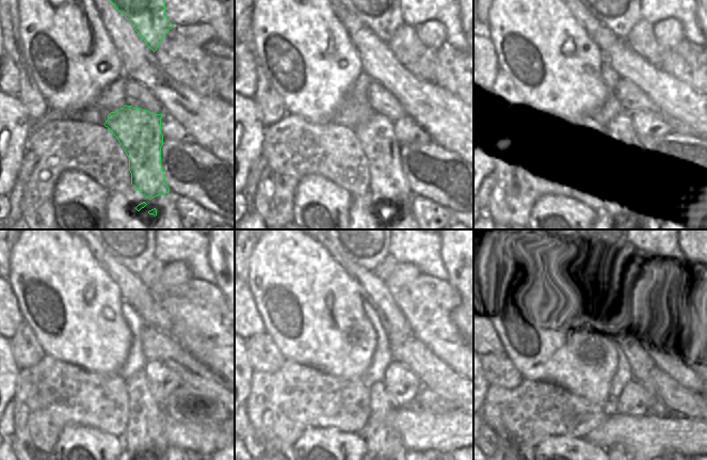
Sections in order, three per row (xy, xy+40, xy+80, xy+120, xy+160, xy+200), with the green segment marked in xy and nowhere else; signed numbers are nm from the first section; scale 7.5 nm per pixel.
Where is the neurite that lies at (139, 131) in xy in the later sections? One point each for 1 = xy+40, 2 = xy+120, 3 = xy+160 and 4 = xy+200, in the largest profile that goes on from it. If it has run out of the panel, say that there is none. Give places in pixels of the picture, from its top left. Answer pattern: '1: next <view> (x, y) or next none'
1: next xy+40 (388, 186)
2: next xy+120 (145, 441)
3: next xy+160 (384, 446)
4: next xy+200 (617, 446)

